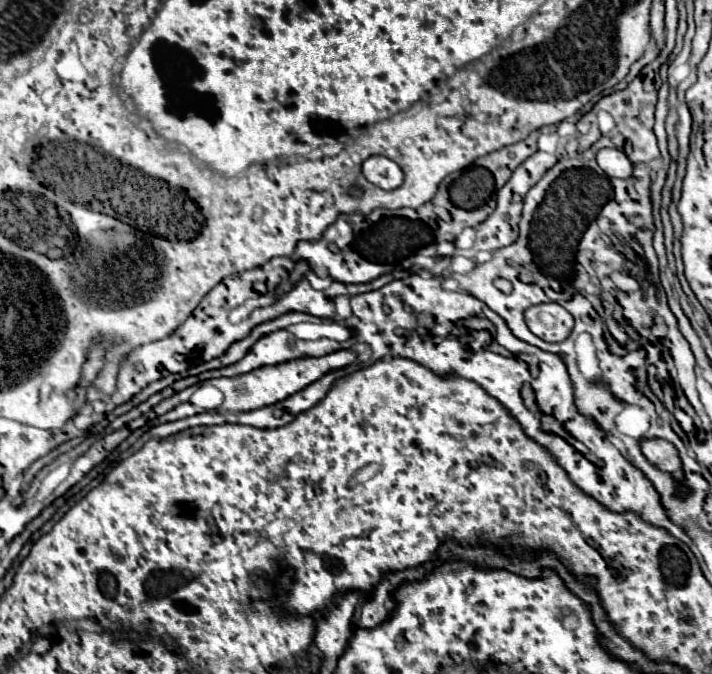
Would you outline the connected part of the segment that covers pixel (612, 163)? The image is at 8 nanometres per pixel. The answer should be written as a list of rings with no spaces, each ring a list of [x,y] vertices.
[[[602,148],[596,156],[598,166],[614,178],[630,178],[632,176],[632,162],[626,158],[626,154],[618,148]]]

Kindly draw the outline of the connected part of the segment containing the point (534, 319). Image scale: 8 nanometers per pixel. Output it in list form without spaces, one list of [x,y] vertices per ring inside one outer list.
[[[538,304],[524,312],[528,328],[546,342],[562,342],[574,328],[574,318],[560,304]]]

